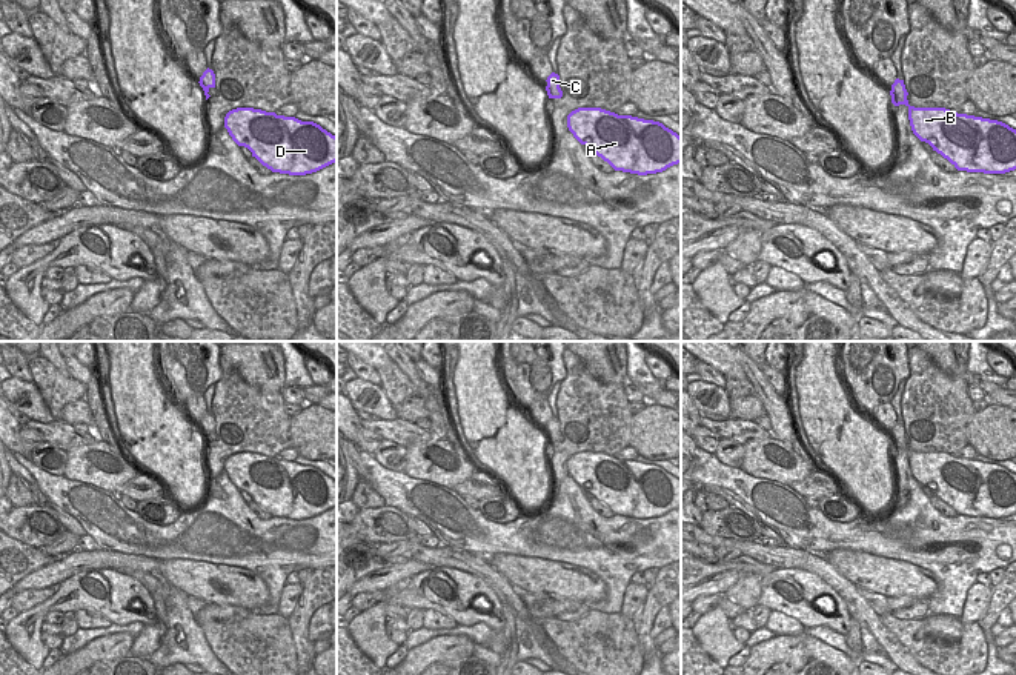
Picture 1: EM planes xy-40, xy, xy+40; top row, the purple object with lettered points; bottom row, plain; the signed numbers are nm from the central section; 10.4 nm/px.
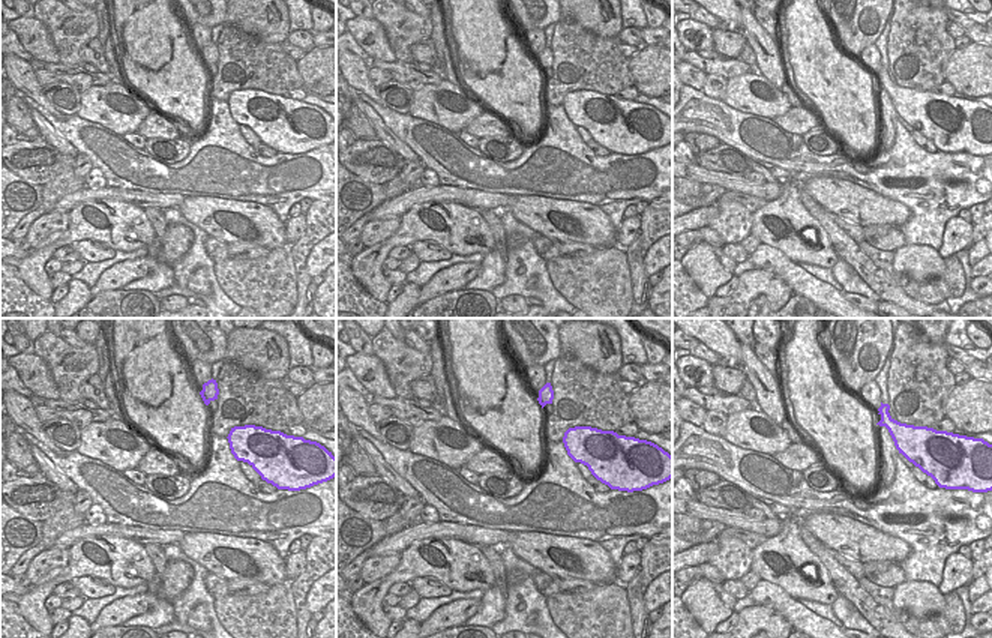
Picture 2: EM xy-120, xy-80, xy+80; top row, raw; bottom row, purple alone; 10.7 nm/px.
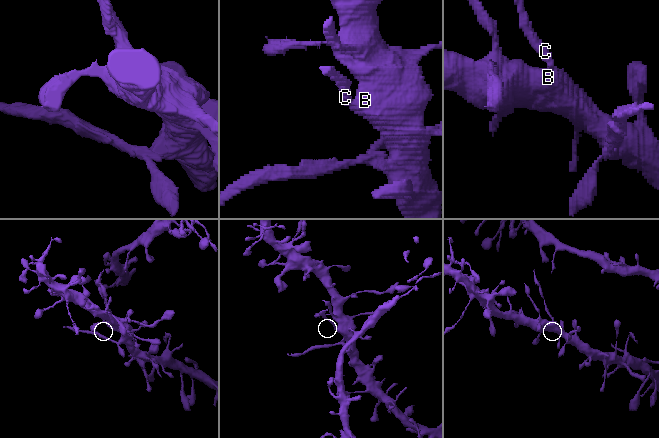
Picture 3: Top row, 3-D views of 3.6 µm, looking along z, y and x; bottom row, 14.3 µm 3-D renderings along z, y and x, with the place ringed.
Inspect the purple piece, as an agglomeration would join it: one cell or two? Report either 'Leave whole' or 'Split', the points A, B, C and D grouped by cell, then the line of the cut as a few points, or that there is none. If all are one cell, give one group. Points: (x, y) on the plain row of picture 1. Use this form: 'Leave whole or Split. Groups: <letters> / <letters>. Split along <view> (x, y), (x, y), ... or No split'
Split. Groups: A B D / C. Split along xy+40 (906, 440), (893, 448).

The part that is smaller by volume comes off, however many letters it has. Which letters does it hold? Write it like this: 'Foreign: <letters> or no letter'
Foreign: C

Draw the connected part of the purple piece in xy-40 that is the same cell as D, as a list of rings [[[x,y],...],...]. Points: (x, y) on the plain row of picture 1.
[[[237,452],[226,458],[224,472],[272,517],[306,520],[337,506],[337,481],[314,466]]]

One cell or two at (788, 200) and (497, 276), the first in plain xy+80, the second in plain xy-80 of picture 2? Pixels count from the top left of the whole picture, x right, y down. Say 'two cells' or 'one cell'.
two cells

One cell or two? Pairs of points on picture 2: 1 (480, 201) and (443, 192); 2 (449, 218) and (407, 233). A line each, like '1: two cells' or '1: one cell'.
1: one cell
2: one cell

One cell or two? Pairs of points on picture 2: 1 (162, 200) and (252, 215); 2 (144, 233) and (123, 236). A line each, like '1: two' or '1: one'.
1: two
2: one

